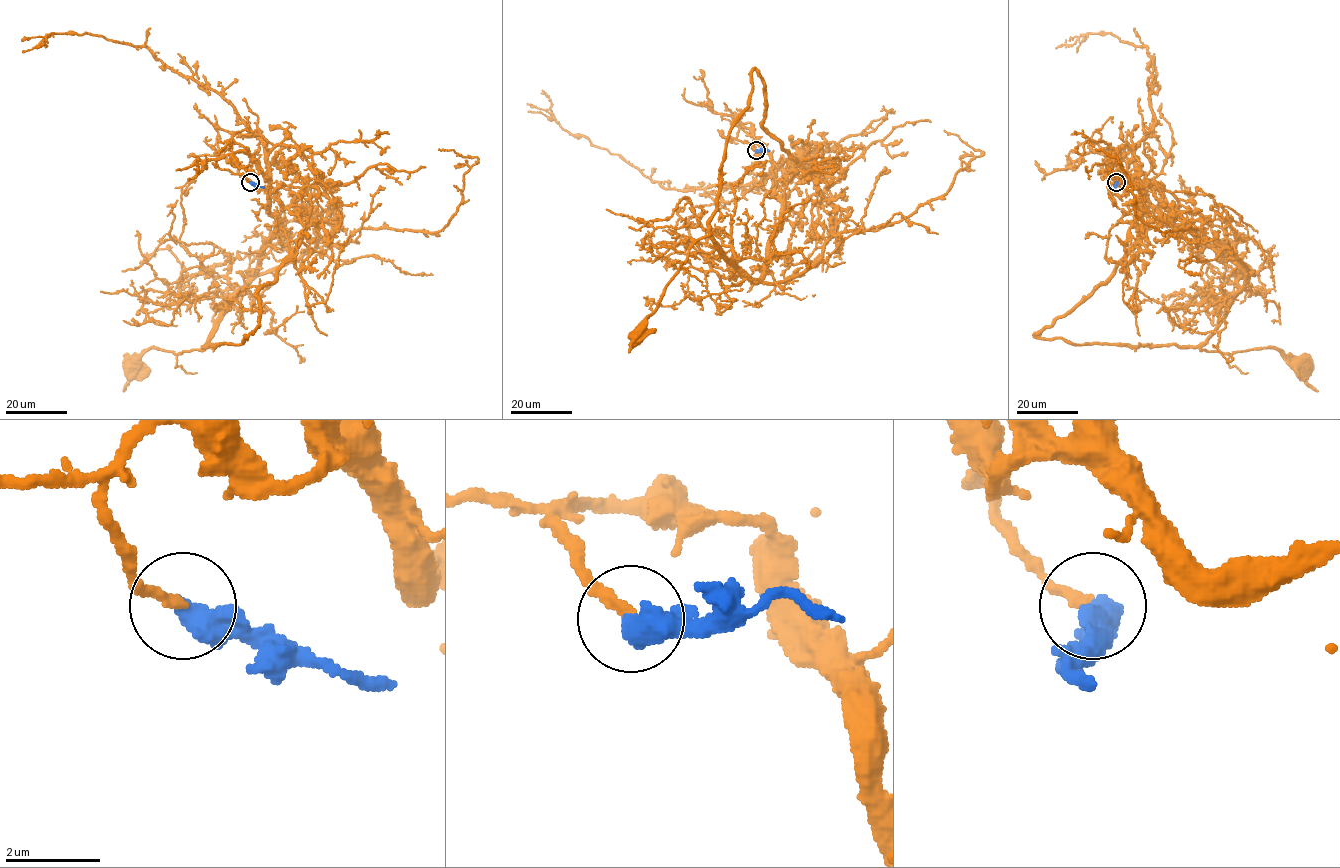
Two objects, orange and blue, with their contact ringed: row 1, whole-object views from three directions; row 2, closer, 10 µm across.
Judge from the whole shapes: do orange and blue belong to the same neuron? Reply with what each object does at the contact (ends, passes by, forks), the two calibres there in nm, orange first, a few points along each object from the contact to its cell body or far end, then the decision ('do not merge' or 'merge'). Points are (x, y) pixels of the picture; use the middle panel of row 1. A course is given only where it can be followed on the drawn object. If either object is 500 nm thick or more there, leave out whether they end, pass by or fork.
220/600 nm | orange via (756, 150), (772, 158), (781, 204), (766, 270), (752, 278), (699, 238), (640, 335) | blue via (756, 151), (770, 151) | merge

